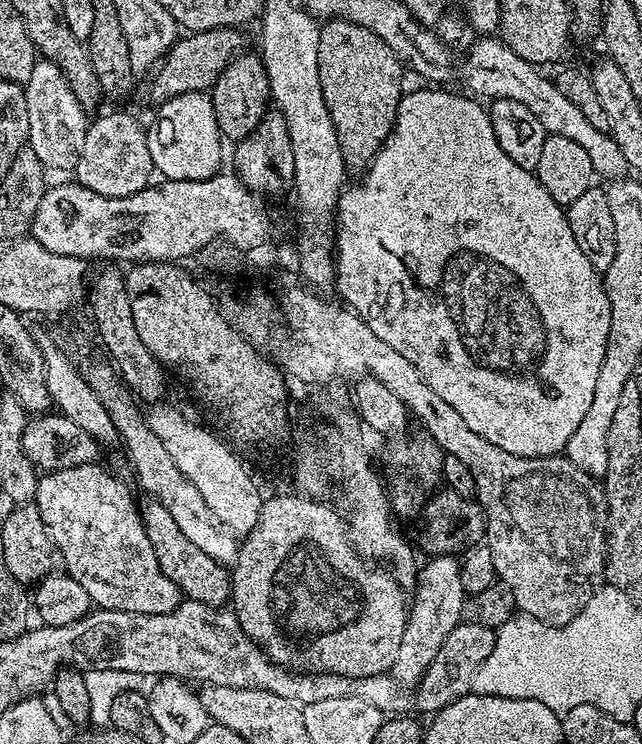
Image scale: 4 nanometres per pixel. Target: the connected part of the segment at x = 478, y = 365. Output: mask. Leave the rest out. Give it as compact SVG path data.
M436 86L424 87L428 88L417 92L408 90L401 95L392 133L363 173L364 181L353 188L352 185L345 187L340 193L334 225L335 291L340 291L339 299L360 316L386 346L394 346L402 358L414 362L430 390L450 402L474 434L482 434L486 442L494 442L494 446L502 446L502 450L519 456L563 453L570 434L578 430L586 410L590 410L590 402L594 402L594 386L598 383L598 370L602 370L602 358L610 338L610 298L606 298L601 273L590 266L590 258L586 258L578 242L574 242L574 230L570 230L565 209L546 194L546 186L540 184L536 173L522 170L522 166L502 154L498 138L494 138L489 109L485 105L483 108L479 99L439 92Z

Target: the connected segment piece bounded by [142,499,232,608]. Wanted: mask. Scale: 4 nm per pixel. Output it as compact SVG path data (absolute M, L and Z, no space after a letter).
M149 499L148 505L143 505L142 519L146 538L150 538L150 546L154 546L154 554L158 558L158 566L174 586L178 586L181 593L189 600L197 600L211 608L223 608L229 603L232 595L232 577L229 569L223 564L214 562L210 554L198 550L182 530L178 530L174 518L167 512L166 506L158 501Z

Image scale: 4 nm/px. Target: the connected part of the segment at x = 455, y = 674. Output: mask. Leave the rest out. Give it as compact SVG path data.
M462 622L454 630L450 630L450 634L442 642L442 650L438 650L438 658L430 662L426 674L420 683L415 685L413 692L416 693L412 696L413 706L420 712L435 714L442 711L450 702L469 695L474 674L478 666L482 666L482 662L490 658L490 650L494 650L495 641L495 628Z

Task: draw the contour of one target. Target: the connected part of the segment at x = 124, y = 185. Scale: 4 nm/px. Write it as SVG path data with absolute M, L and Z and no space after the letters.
M112 112L89 123L82 153L74 169L77 183L106 198L126 198L149 187L154 173L148 135L143 123L140 124L126 112Z

